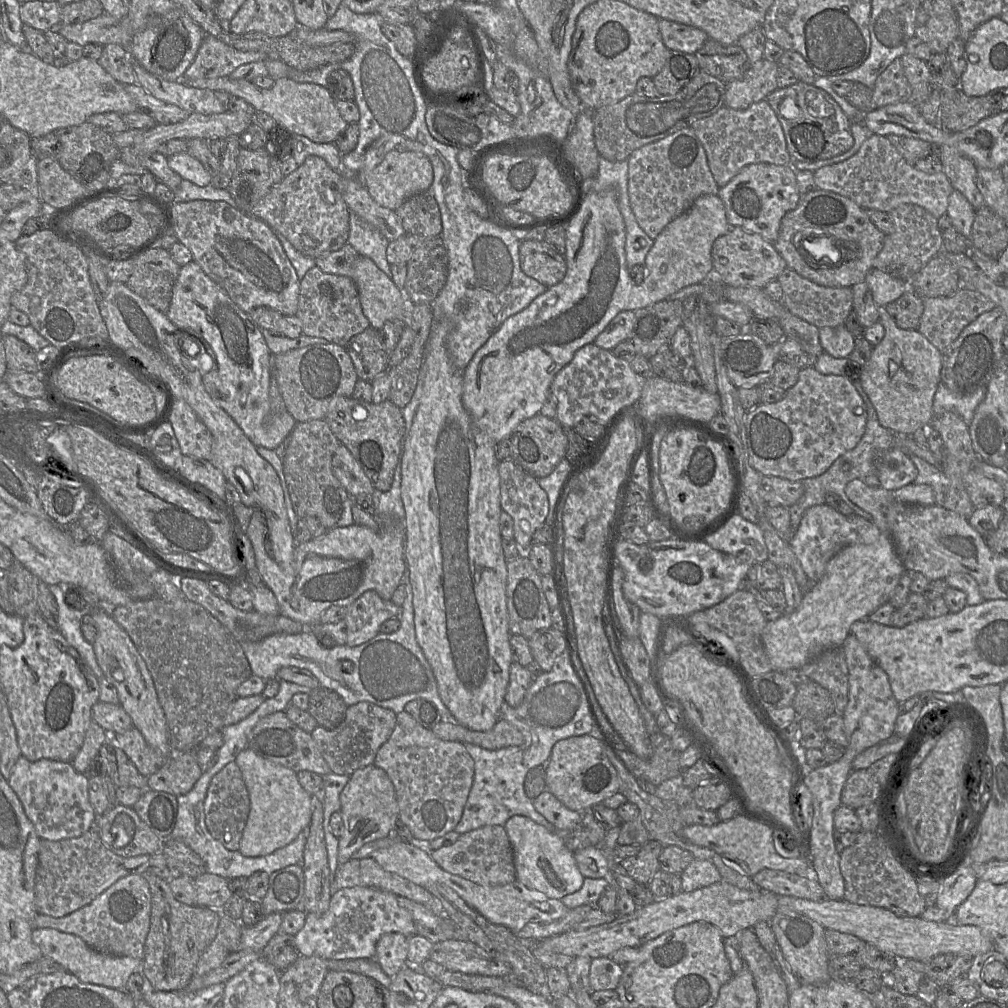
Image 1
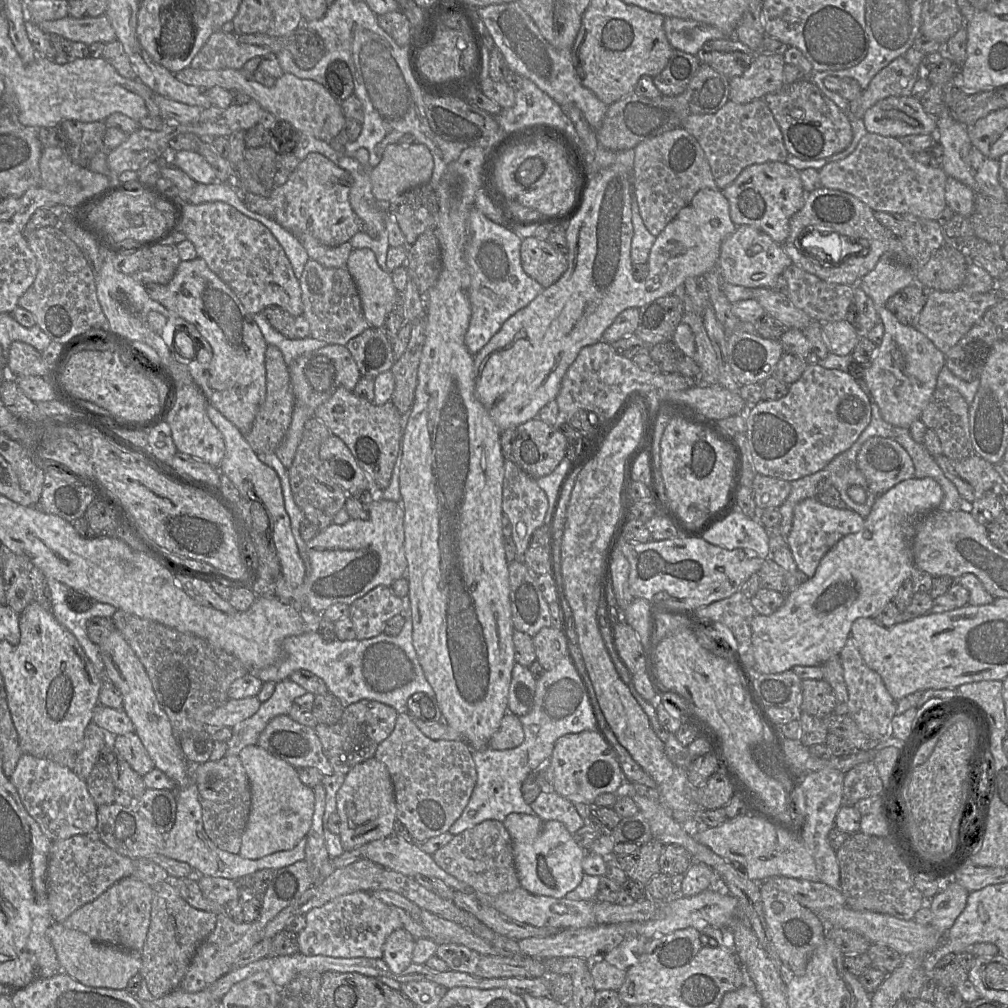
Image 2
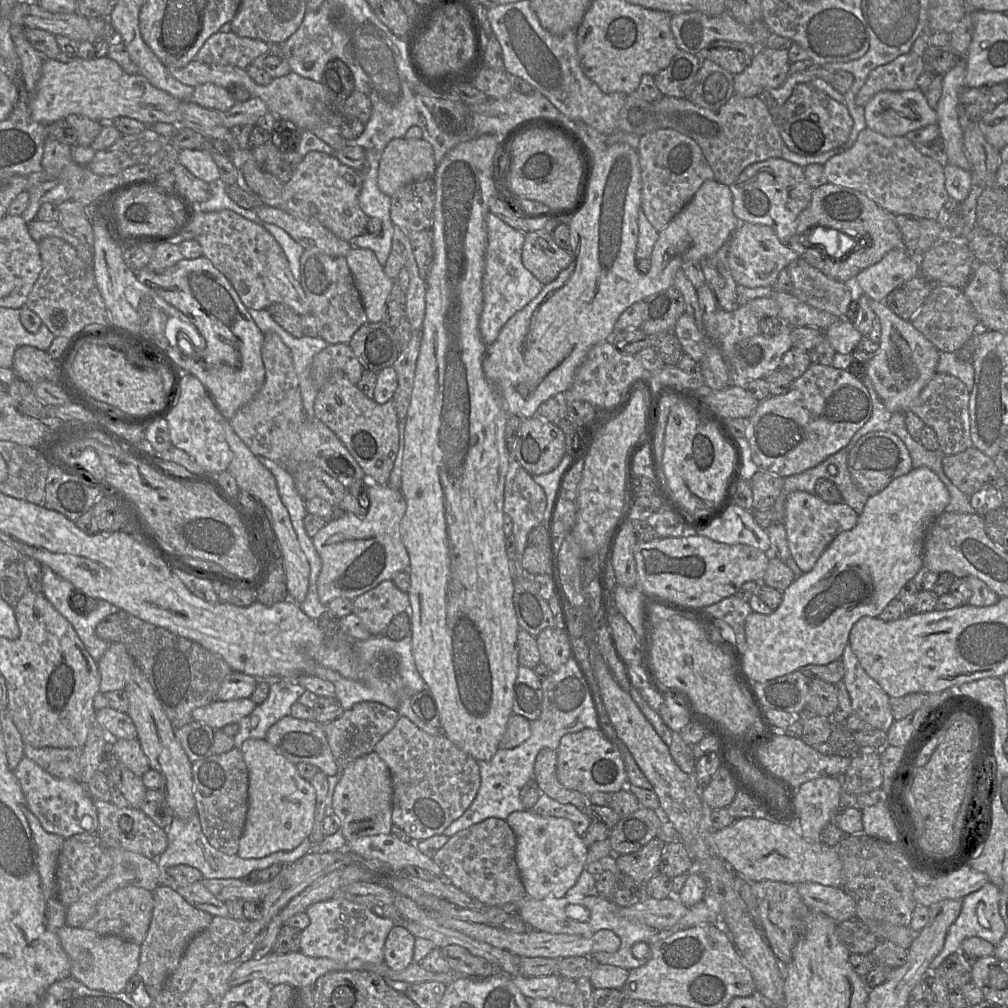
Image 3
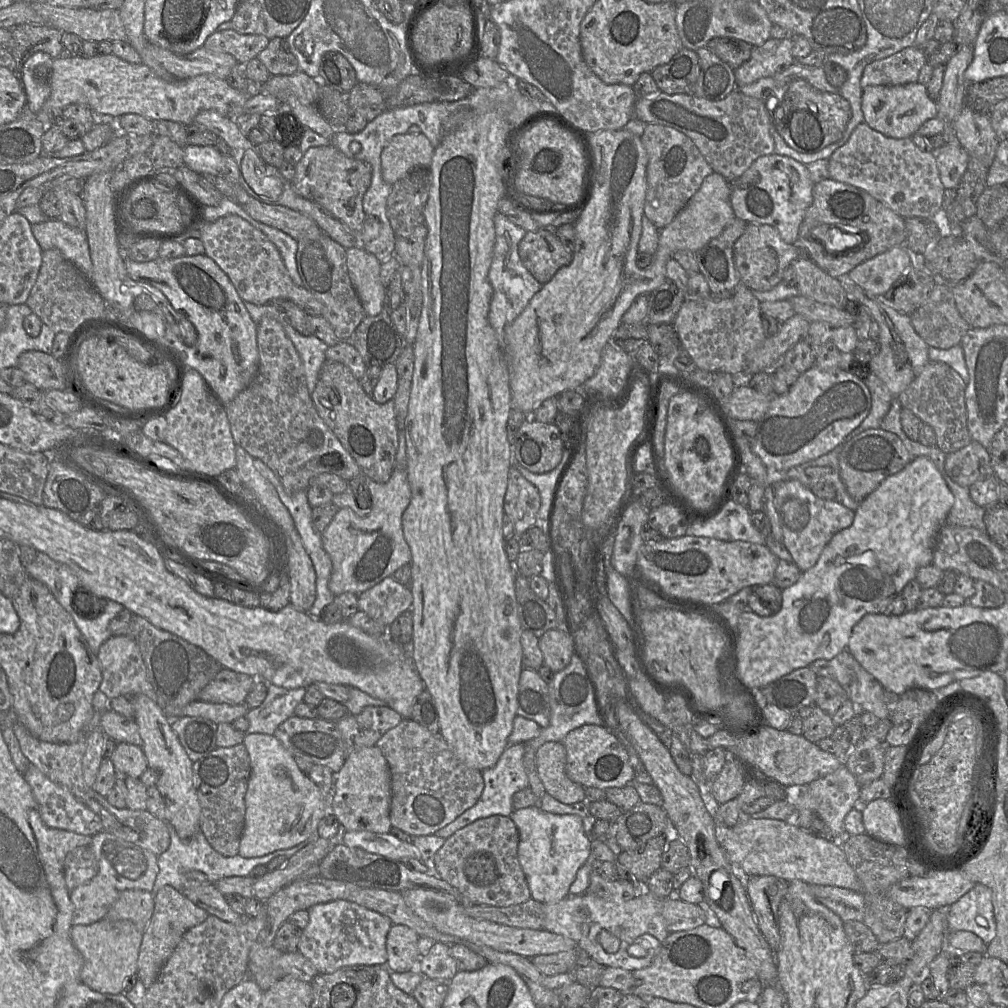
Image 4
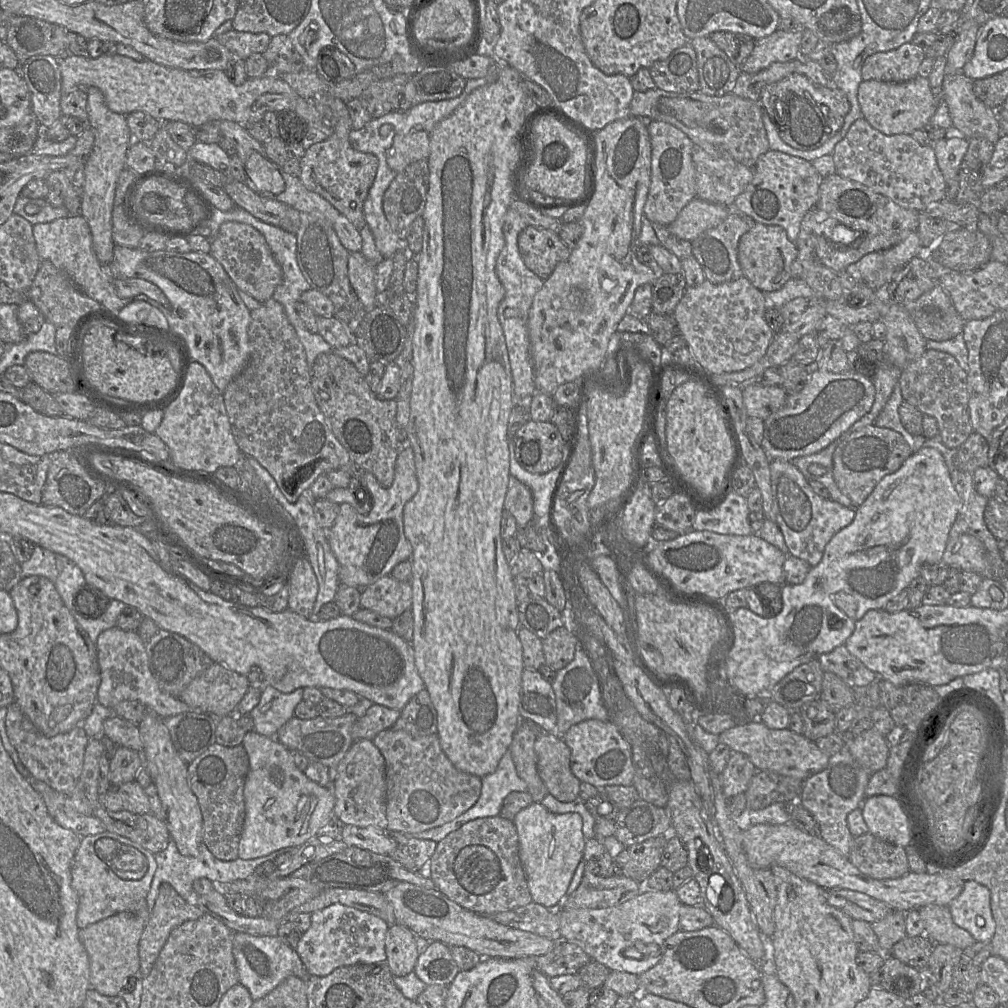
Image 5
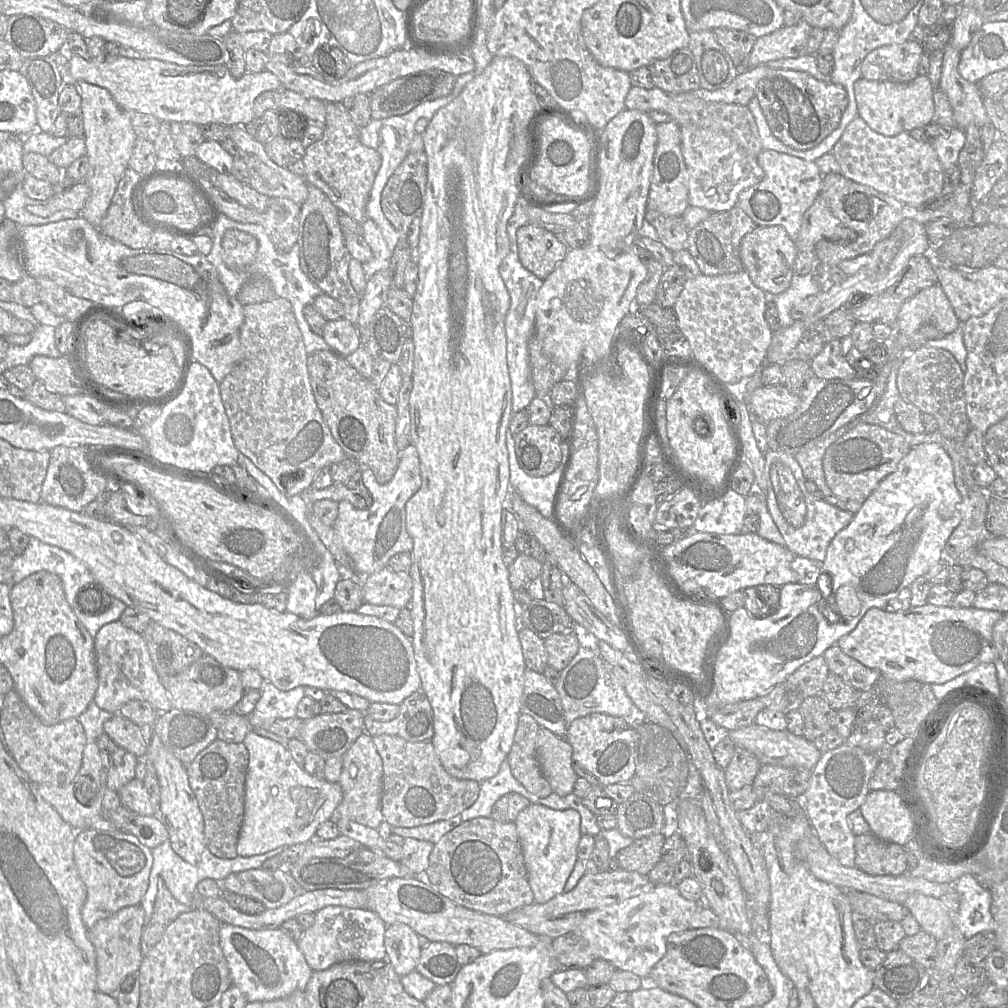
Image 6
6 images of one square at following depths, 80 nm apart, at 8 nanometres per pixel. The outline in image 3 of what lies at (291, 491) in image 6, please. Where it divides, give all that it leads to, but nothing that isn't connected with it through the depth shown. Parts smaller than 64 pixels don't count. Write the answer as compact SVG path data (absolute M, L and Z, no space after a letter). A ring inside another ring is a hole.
M276 333L264 334L262 360L265 380L257 395L240 407L230 419L236 434L255 455L281 464L289 473L301 462L310 462L340 481L345 487L363 479L365 472L340 438L321 420L307 419L291 351Z

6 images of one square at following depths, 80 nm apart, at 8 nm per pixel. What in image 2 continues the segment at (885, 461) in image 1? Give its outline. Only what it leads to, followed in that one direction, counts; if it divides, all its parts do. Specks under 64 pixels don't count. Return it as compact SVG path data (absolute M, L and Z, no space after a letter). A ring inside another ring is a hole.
M875 436L866 440L857 455L857 466L876 495L915 476L910 455L894 438Z

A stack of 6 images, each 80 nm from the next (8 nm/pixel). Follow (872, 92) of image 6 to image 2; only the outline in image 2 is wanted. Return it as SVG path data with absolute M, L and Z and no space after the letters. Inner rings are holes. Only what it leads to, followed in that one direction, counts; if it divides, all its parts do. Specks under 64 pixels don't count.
M888 97L868 109L862 118L868 133L900 138L908 135L936 137L937 121L928 115L920 100Z

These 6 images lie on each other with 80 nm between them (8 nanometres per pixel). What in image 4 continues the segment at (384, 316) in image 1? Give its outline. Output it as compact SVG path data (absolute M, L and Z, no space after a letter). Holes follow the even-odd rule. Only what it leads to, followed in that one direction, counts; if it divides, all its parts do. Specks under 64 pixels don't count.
M357 246L346 250L351 283L368 316L384 310L386 286L380 280L381 263L370 252Z

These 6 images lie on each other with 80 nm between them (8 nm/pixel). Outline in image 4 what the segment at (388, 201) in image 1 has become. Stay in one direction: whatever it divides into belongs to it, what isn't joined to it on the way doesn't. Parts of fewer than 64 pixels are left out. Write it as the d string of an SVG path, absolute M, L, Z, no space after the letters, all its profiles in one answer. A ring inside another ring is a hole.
M422 132L393 136L381 154L383 180L393 185L416 168L429 169L433 153L433 146Z

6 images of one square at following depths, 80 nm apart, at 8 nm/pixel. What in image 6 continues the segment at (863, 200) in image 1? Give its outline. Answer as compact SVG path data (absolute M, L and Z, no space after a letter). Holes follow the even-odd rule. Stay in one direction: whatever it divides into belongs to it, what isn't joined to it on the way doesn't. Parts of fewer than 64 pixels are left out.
M858 115L844 130L831 153L840 167L840 174L856 183L911 205L920 205L936 198L943 189L945 171L931 141L915 140L909 132L885 136L872 130Z

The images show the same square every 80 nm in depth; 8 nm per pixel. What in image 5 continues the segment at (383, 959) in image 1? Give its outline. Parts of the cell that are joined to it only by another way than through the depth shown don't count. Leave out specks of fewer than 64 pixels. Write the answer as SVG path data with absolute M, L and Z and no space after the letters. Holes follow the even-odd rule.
M389 926L385 937L386 961L394 976L405 976L414 971L419 957L416 935L407 926Z

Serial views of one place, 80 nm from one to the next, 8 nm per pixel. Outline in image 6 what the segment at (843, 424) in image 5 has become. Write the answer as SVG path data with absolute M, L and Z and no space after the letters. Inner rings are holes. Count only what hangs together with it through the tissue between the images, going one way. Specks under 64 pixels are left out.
M814 376L802 392L796 411L786 418L772 420L766 425L770 450L795 455L821 442L832 432L866 413L877 402L875 382L861 378L820 379Z

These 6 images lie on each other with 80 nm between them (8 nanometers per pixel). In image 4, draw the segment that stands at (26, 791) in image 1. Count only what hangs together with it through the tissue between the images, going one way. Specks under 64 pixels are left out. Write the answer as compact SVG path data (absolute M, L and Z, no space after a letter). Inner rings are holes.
M30 764L22 775L32 790L41 820L47 827L86 836L94 836L103 831L103 824L97 814L77 800L68 789L50 781L35 766Z

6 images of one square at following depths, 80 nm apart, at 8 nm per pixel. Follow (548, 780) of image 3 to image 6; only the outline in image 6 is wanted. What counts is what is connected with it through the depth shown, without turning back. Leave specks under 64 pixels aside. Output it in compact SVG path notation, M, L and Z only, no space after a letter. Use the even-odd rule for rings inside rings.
M541 727L536 738L536 751L541 771L553 792L559 796L573 793L578 778L572 767L572 746Z

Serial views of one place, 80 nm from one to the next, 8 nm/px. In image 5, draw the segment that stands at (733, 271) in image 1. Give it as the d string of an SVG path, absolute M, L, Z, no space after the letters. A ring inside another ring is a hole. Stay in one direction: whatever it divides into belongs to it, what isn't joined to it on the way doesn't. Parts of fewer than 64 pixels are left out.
M755 223L754 226L743 234L738 242L738 262L743 276L762 293L769 293L780 289L791 277L790 266L797 258L795 243L789 241L787 234L780 226Z

